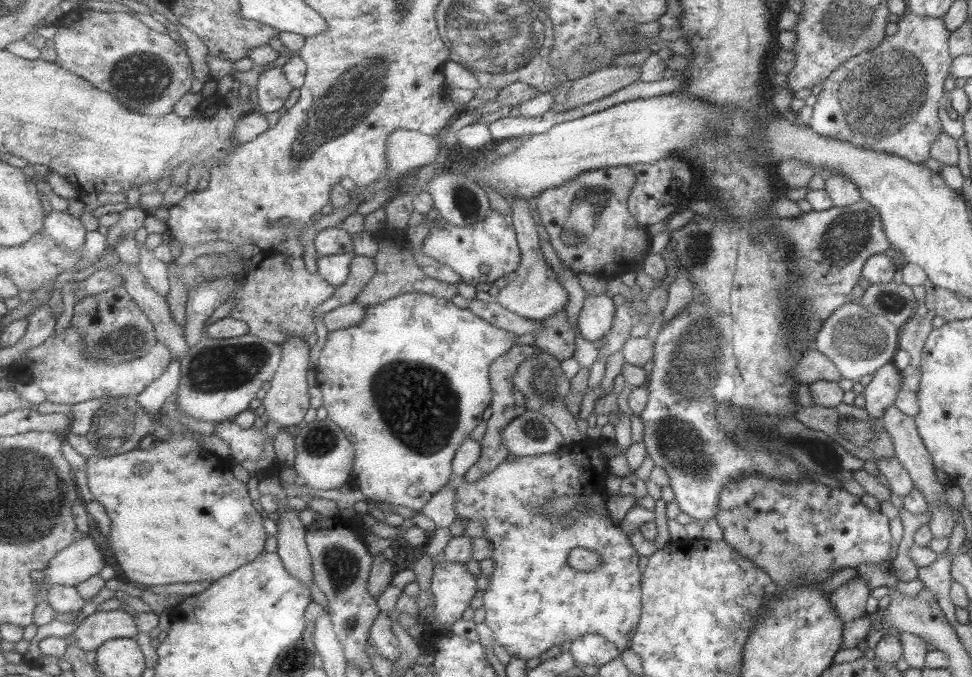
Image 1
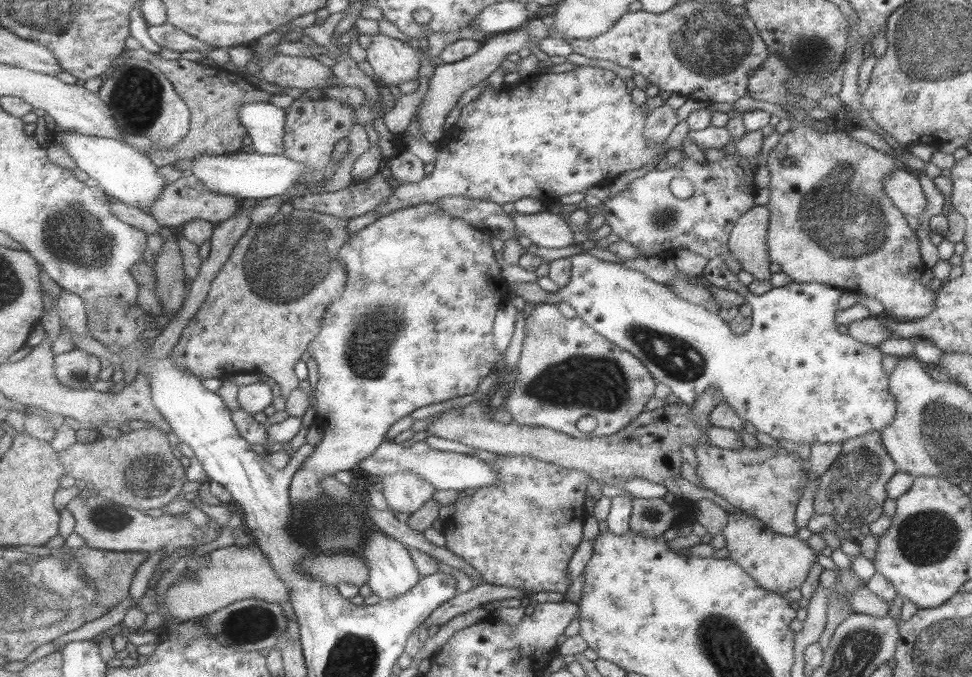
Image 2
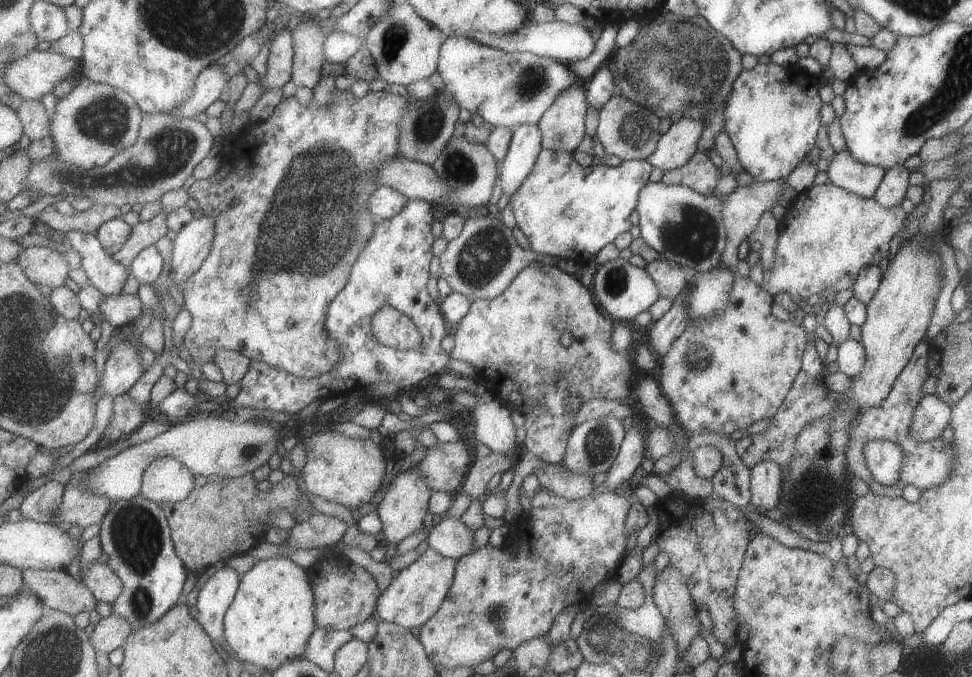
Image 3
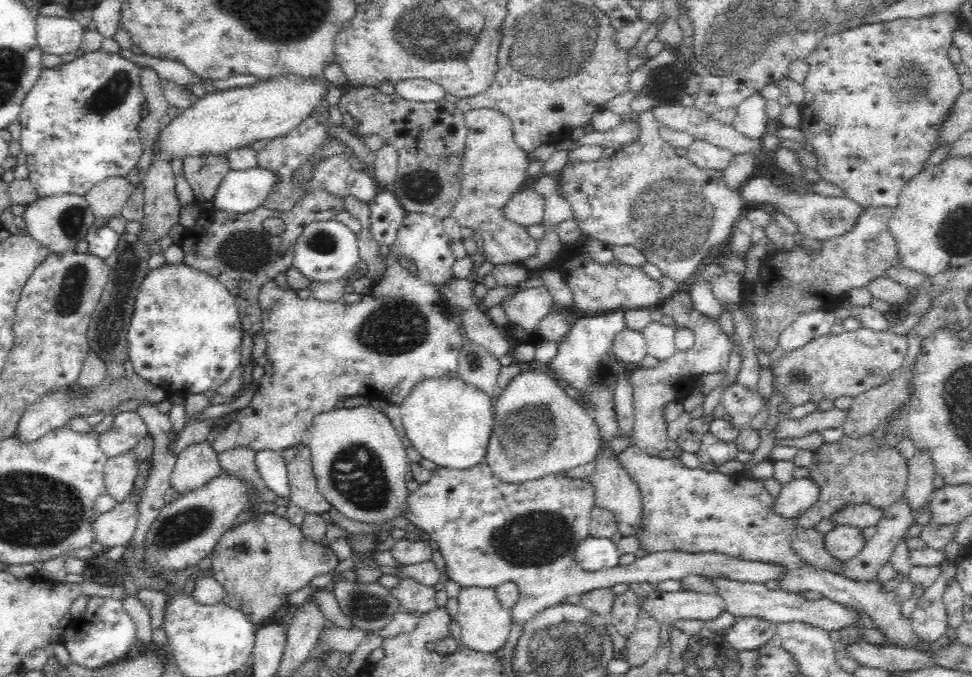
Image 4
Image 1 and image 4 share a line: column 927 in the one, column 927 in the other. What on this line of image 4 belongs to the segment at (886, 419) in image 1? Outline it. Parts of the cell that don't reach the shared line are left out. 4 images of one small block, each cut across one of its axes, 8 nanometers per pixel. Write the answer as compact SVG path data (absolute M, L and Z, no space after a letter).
M917 450L911 460L907 460L909 474L907 475L907 490L904 496L918 513L924 504L929 503L935 478L935 467L930 450Z

